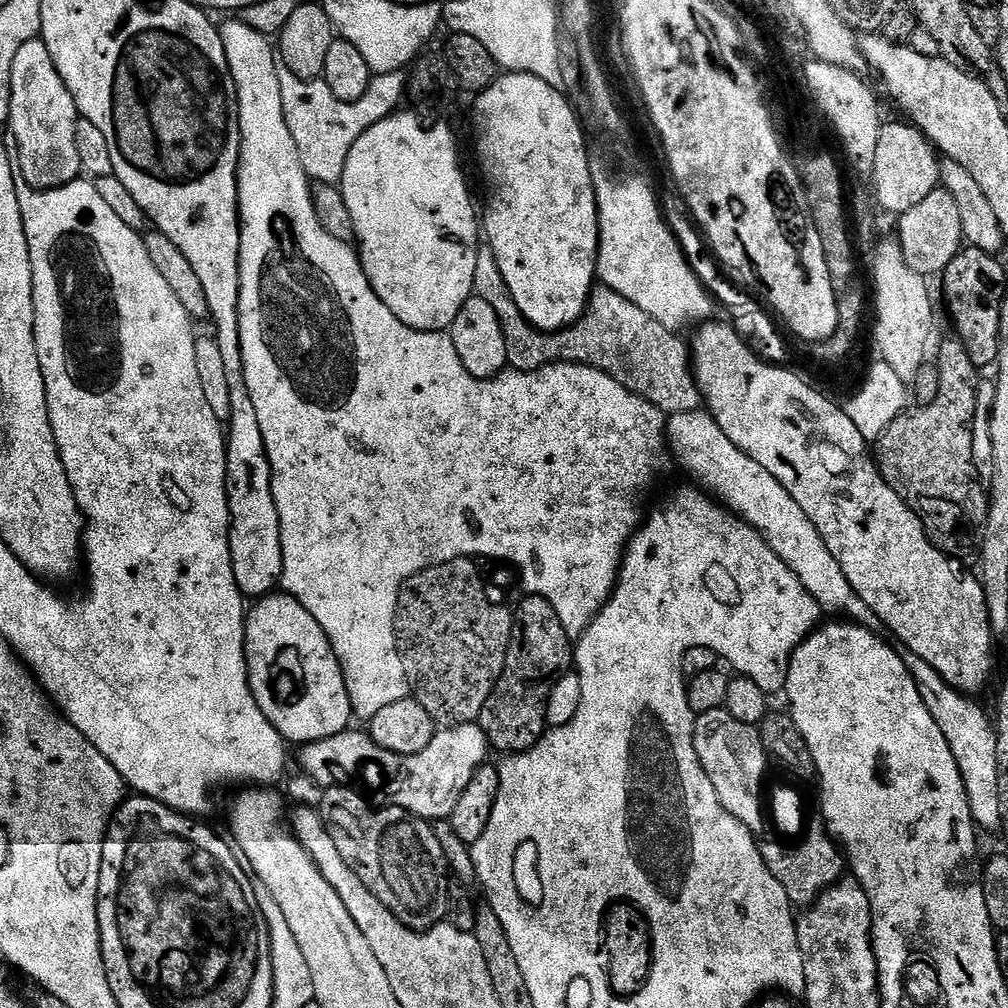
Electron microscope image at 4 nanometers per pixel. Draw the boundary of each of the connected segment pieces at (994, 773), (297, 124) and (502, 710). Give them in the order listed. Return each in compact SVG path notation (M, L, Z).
M911 654L904 656L904 665L910 670L918 690L922 694L922 702L926 702L926 710L934 714L934 722L938 722L938 730L946 734L946 742L950 742L950 754L954 754L954 762L958 762L958 770L962 774L962 782L966 786L966 798L970 802L972 819L981 829L1001 827L1000 799L998 798L998 738L993 717L988 716L975 704L971 695L951 688L922 658Z
M280 67L278 82L282 86L282 110L286 114L286 126L290 126L294 146L298 146L298 158L309 181L339 185L354 142L358 142L358 138L362 138L370 126L382 122L401 107L400 99L404 92L406 96L410 88L409 77L404 75L403 71L373 75L366 94L362 94L358 102L342 102L330 94L330 86L326 86L323 78L303 80L290 69Z
M528 594L523 598L525 600L514 608L512 637L508 647L508 657L504 663L504 672L500 675L500 681L494 686L490 698L486 698L486 706L482 706L482 714L478 721L480 729L486 734L489 745L495 751L497 748L498 751L504 752L500 754L525 752L542 739L548 728L546 706L550 698L550 690L574 664L573 641L566 634L554 606L550 606L550 602L546 602L546 598L541 596Z

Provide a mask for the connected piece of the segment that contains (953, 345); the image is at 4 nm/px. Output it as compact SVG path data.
M959 338L944 340L940 349L935 349L934 363L940 381L938 382L938 398L929 404L909 407L900 413L899 418L890 422L886 430L874 442L874 459L882 478L912 508L929 534L940 532L938 544L941 549L948 550L952 544L952 535L968 528L971 524L983 525L988 518L988 493L985 485L976 476L974 466L972 427L975 422L975 402L978 398L981 373L978 365L972 361L964 343Z

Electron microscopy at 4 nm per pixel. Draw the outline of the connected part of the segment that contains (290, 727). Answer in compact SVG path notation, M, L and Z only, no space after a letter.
M273 594L271 596L261 596L255 601L256 604L251 605L250 611L247 613L244 621L244 657L248 663L248 684L252 688L254 698L258 702L258 706L262 710L262 714L266 714L266 718L278 730L278 734L284 737L285 741L296 743L296 746L305 744L313 744L319 740L330 738L334 734L345 731L349 727L348 724L354 720L352 711L352 700L348 696L348 687L344 681L344 671L340 665L339 658L334 654L334 650L330 646L330 642L326 638L326 634L322 630L322 626L318 626L318 621L314 619L314 614L310 614L310 610L306 610L306 606L302 606L302 602L298 602L287 594Z

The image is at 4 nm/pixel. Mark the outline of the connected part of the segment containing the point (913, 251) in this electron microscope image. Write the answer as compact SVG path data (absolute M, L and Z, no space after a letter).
M938 186L918 206L903 213L899 217L900 236L898 243L904 252L904 260L925 278L943 273L944 267L958 255L965 243L962 230L962 217L958 215L958 202L954 202L951 192L943 186Z

